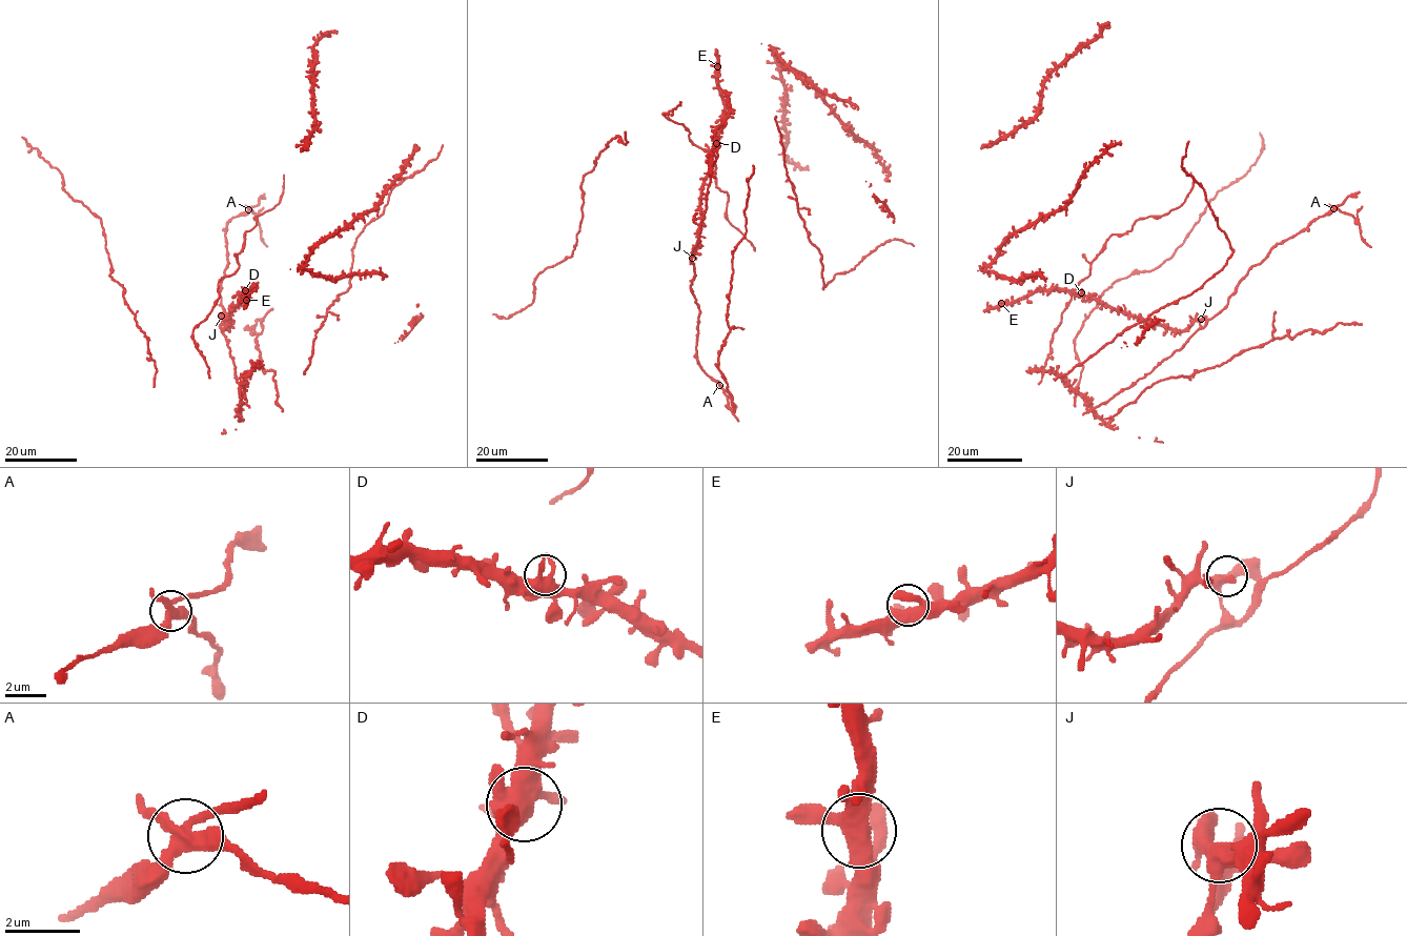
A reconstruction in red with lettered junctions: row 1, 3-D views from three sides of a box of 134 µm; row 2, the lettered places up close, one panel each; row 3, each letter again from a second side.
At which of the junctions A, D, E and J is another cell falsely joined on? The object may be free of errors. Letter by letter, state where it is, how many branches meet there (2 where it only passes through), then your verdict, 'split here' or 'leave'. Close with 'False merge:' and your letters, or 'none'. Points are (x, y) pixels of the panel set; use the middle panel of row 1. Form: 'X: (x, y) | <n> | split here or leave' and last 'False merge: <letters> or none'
A: (719, 385) | 4 | split here
D: (716, 143) | 3 | leave
E: (717, 66) | 4 | leave
J: (692, 258) | 4 | leave
False merge: A

